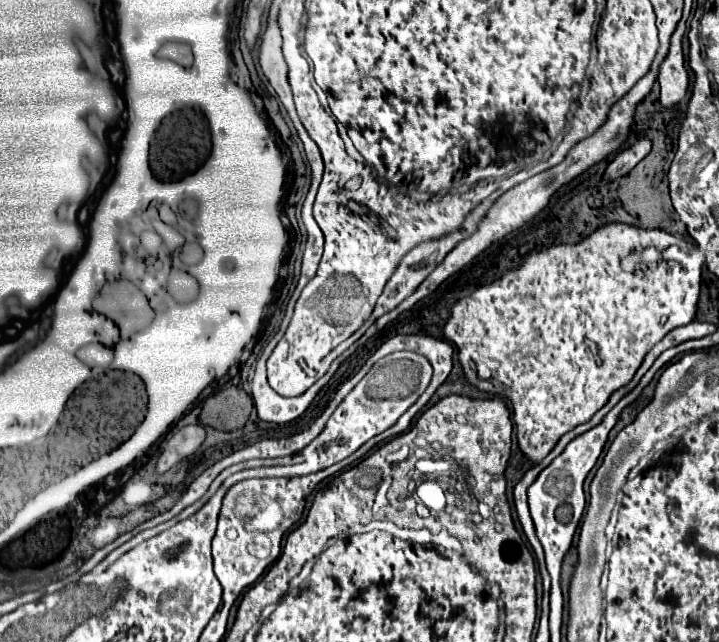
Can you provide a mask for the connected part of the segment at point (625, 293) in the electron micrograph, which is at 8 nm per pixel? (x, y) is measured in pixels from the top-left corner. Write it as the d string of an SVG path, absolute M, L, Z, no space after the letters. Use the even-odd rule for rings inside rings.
M608 224L580 244L560 244L532 254L520 268L508 270L504 278L456 302L444 326L444 336L458 346L460 364L472 386L512 402L520 450L532 464L538 464L562 434L588 422L614 390L632 380L646 352L656 342L670 330L692 322L700 294L702 264L702 250L668 232ZM642 262L652 264L630 272Z

